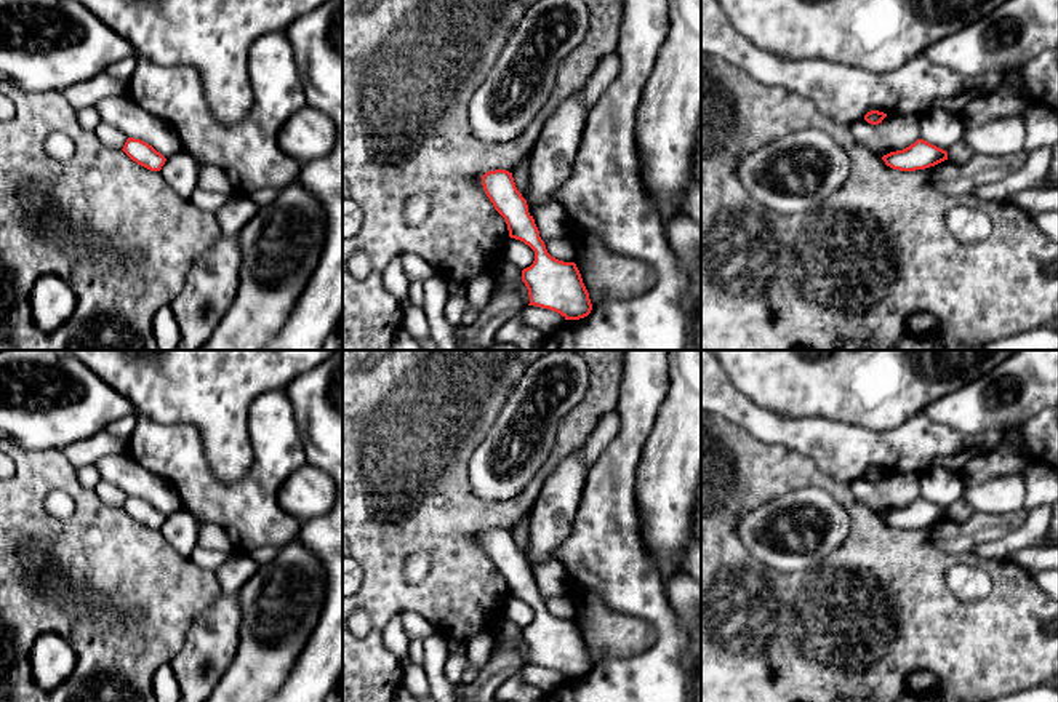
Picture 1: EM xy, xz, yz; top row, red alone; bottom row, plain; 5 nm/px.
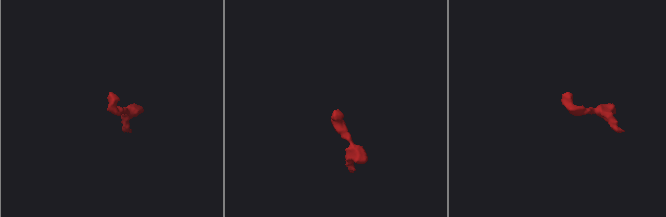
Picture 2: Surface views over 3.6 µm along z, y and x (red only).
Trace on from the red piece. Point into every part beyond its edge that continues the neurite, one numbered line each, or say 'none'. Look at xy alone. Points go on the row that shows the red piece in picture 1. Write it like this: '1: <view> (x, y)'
none

